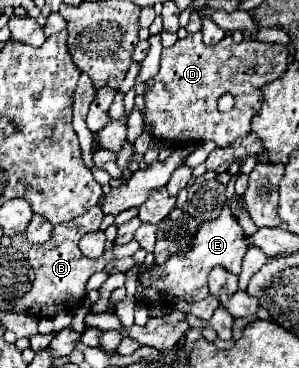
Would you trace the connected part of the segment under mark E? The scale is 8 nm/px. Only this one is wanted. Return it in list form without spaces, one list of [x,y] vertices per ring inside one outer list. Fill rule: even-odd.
[[[230,202],[224,204],[222,212],[218,214],[216,220],[204,222],[198,228],[198,234],[192,242],[192,248],[186,254],[170,256],[164,266],[154,266],[152,272],[144,272],[138,278],[138,290],[136,290],[136,300],[142,304],[158,304],[158,302],[172,302],[172,298],[182,298],[182,300],[202,300],[208,296],[208,272],[214,266],[224,266],[232,274],[240,274],[242,268],[242,258],[248,248],[244,248],[244,230],[238,224],[238,218],[234,216]]]

